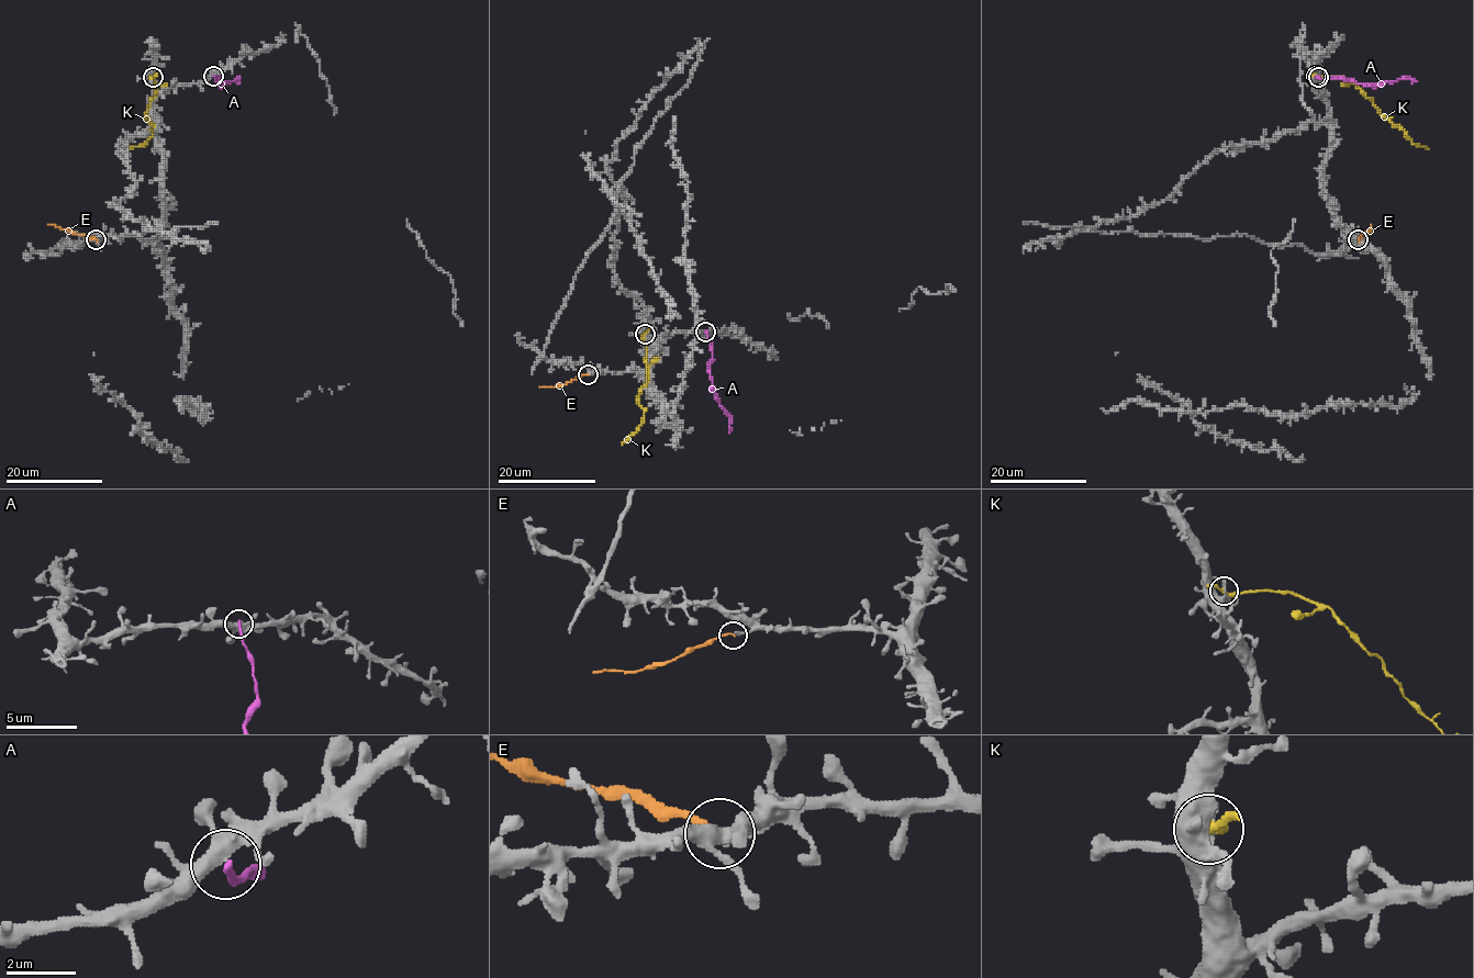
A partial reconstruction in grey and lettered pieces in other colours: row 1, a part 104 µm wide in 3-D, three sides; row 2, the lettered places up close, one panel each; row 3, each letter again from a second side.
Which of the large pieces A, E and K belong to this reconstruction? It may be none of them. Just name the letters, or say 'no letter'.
no letter

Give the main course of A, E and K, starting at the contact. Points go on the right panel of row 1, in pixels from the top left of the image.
A: (1315, 76), (1344, 77), (1361, 83), (1403, 78), (1416, 81)
E: (1358, 239), (1370, 229), (1371, 224)
K: (1318, 77), (1351, 80), (1393, 125), (1397, 125), (1414, 144), (1428, 148)

